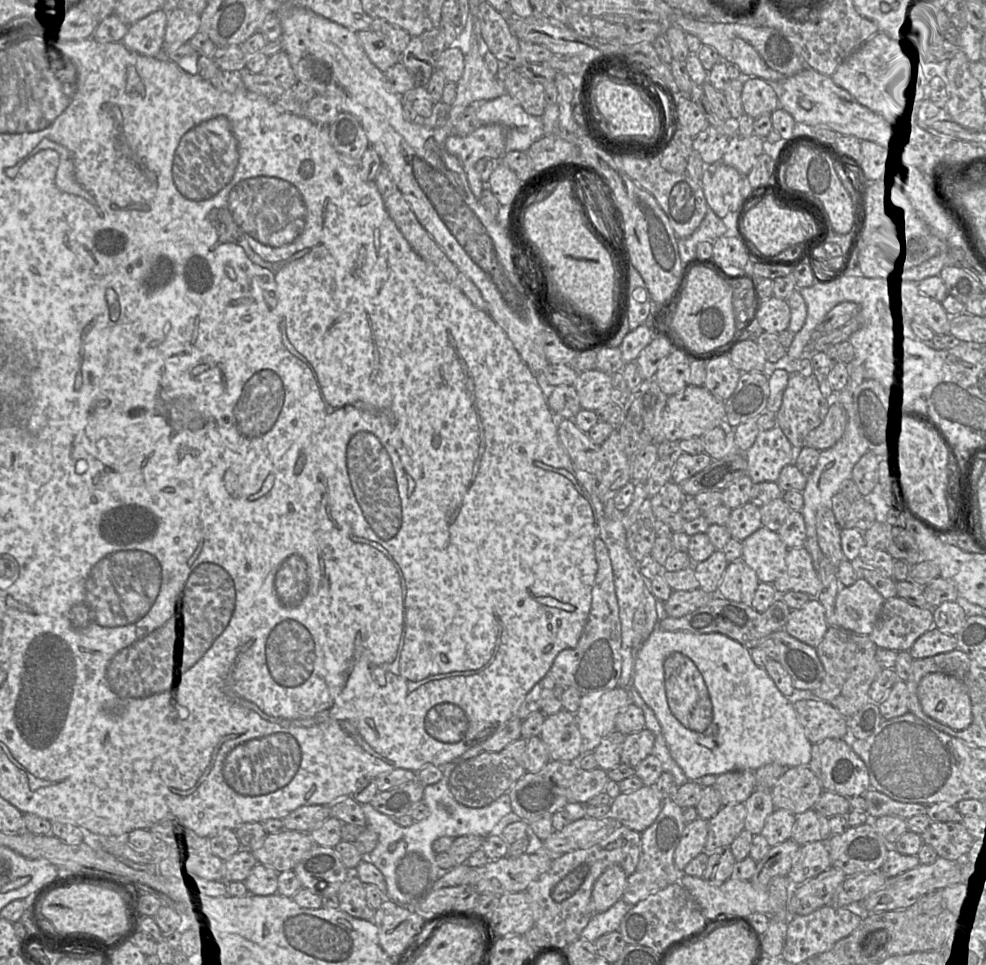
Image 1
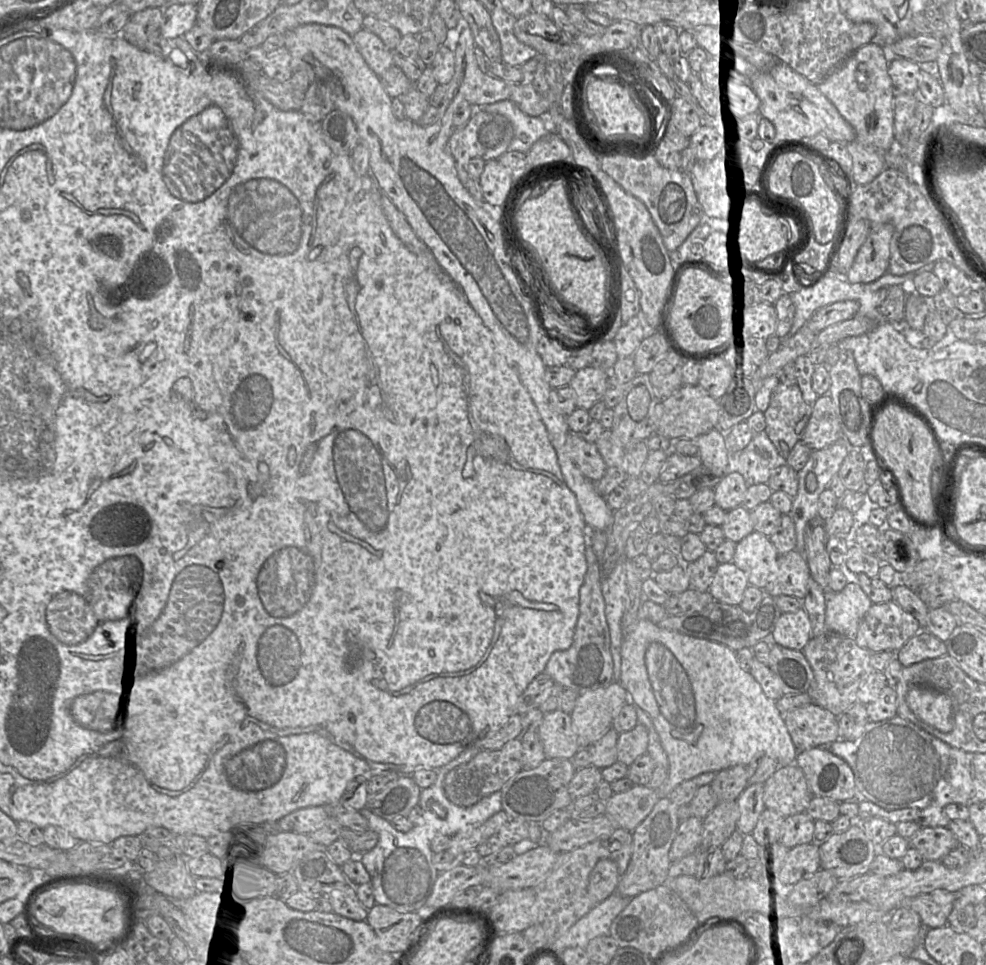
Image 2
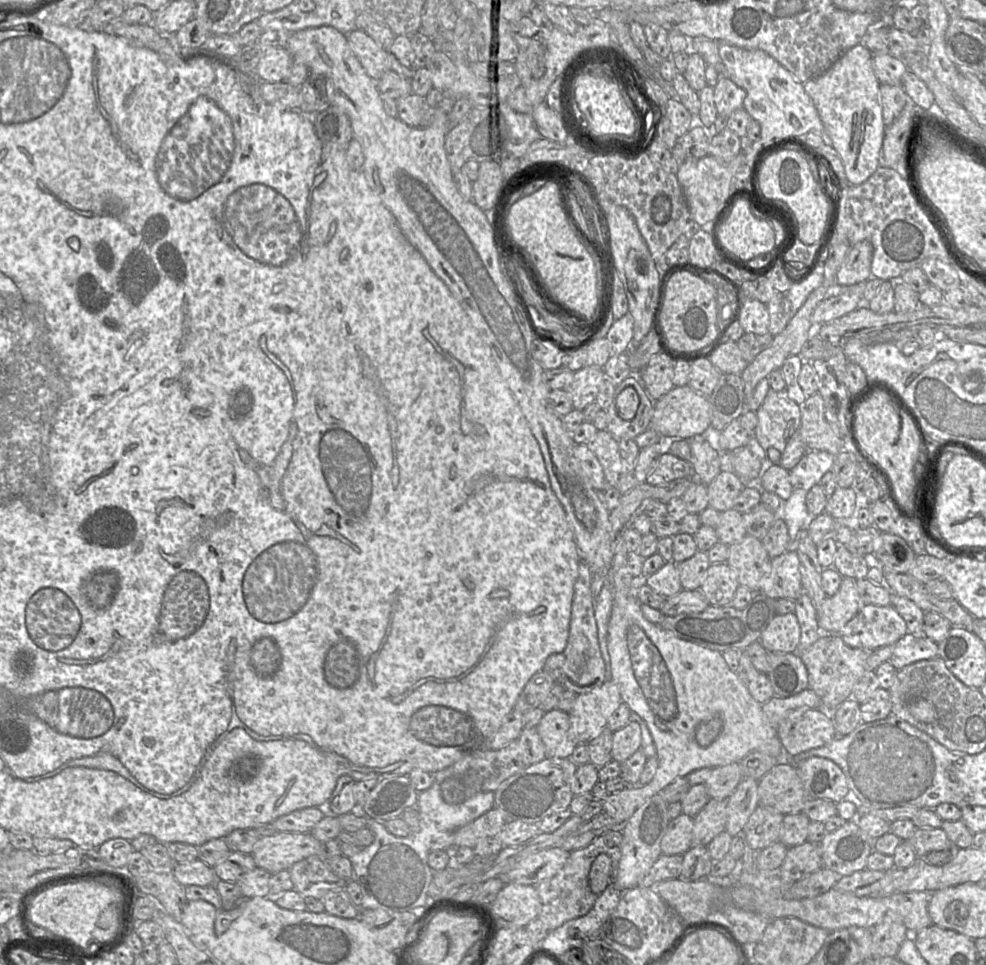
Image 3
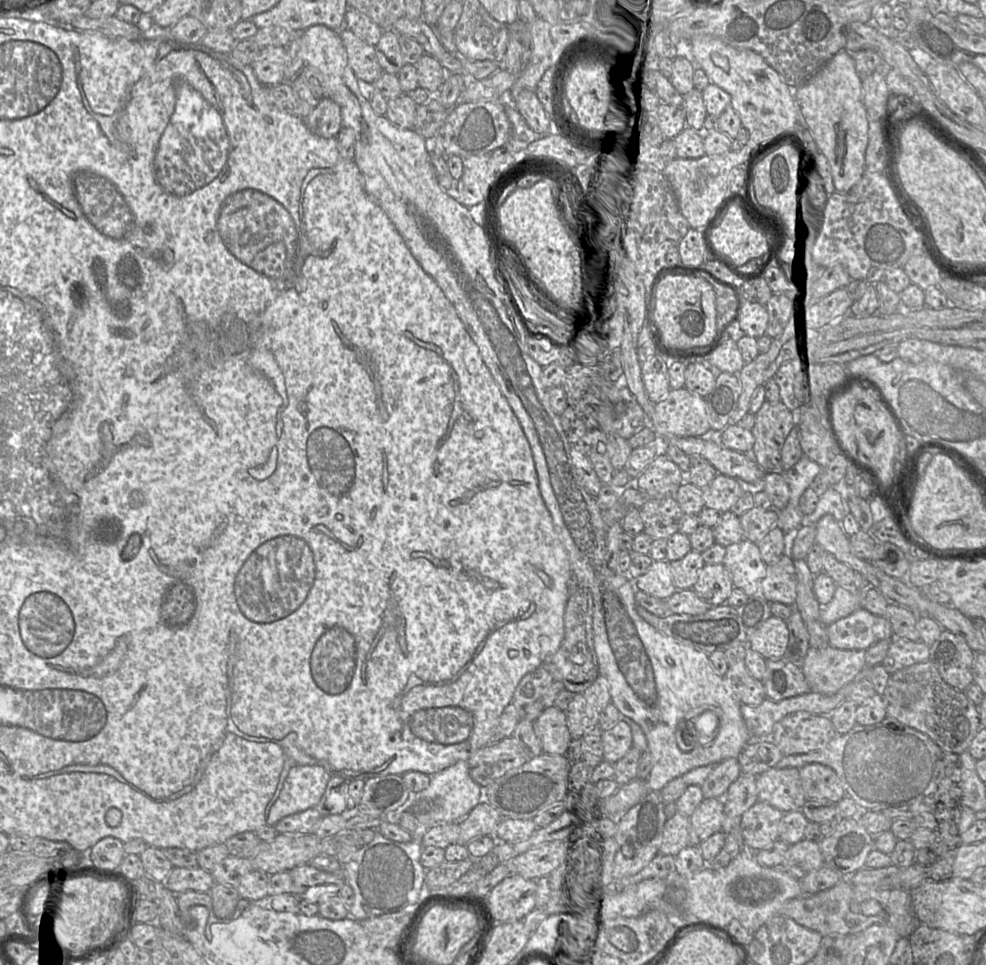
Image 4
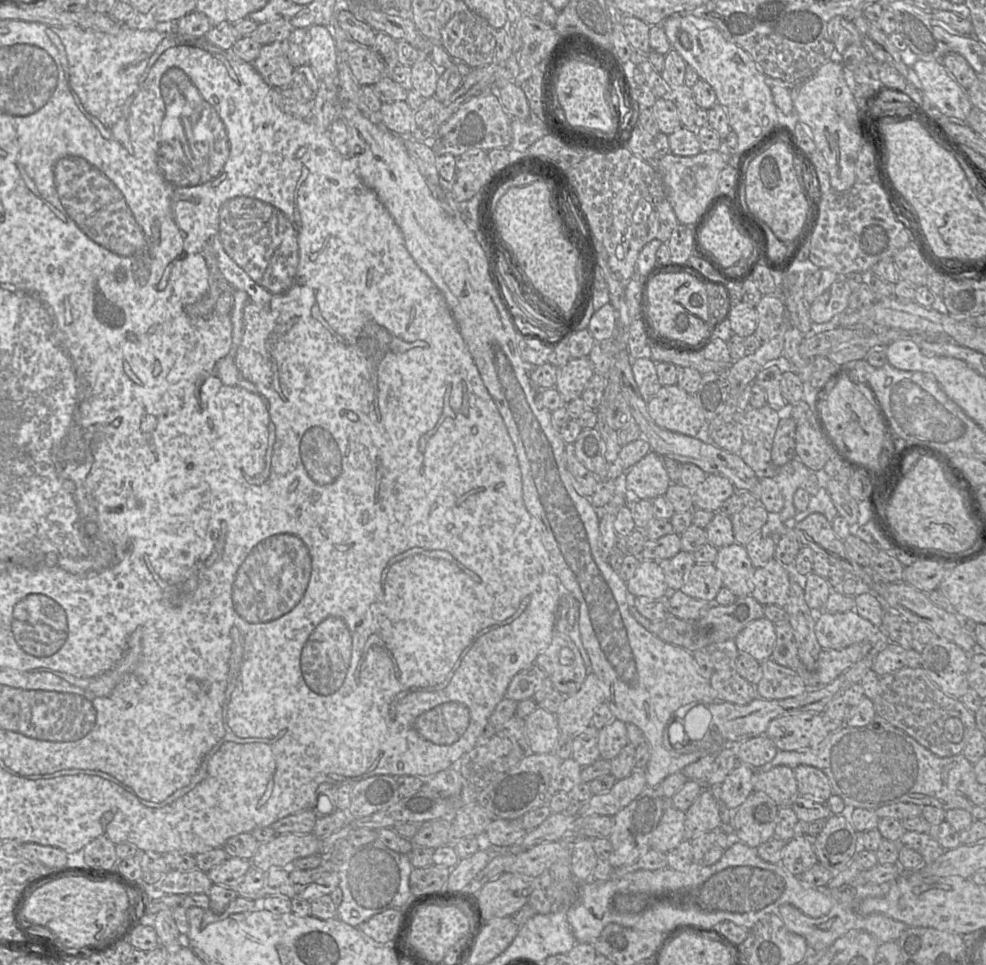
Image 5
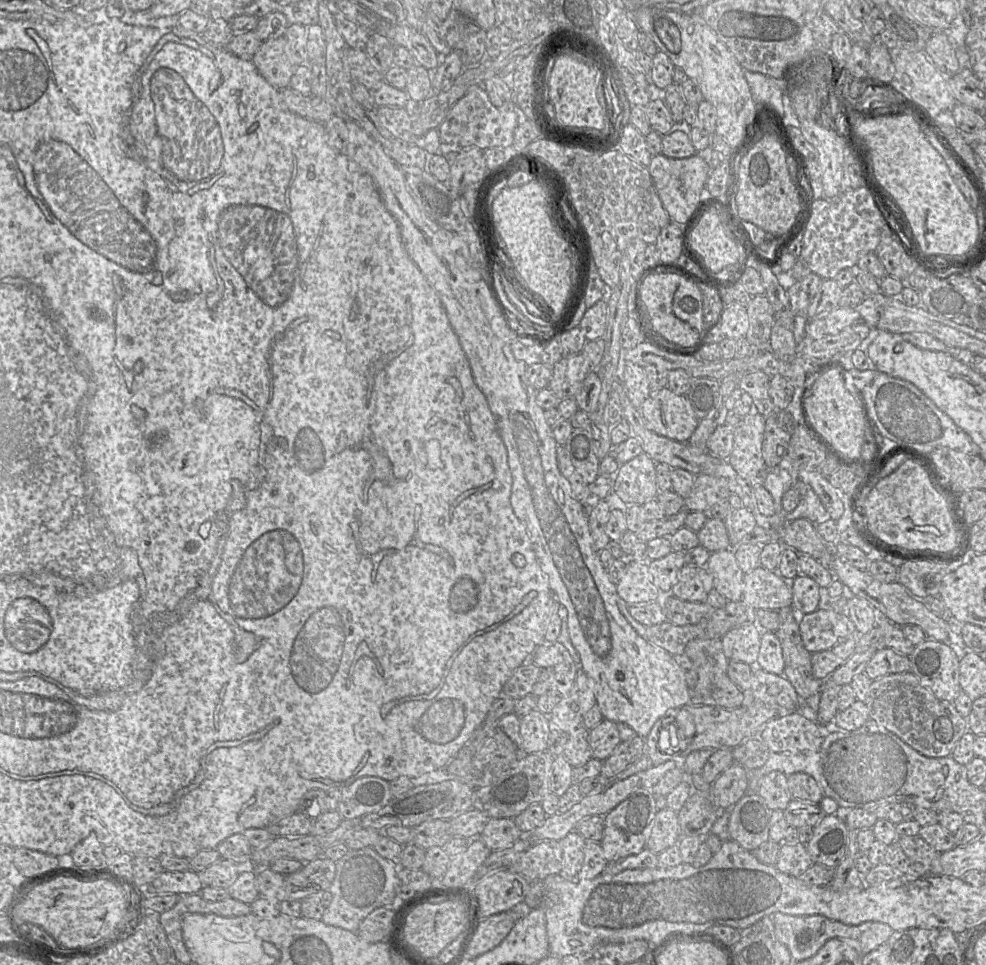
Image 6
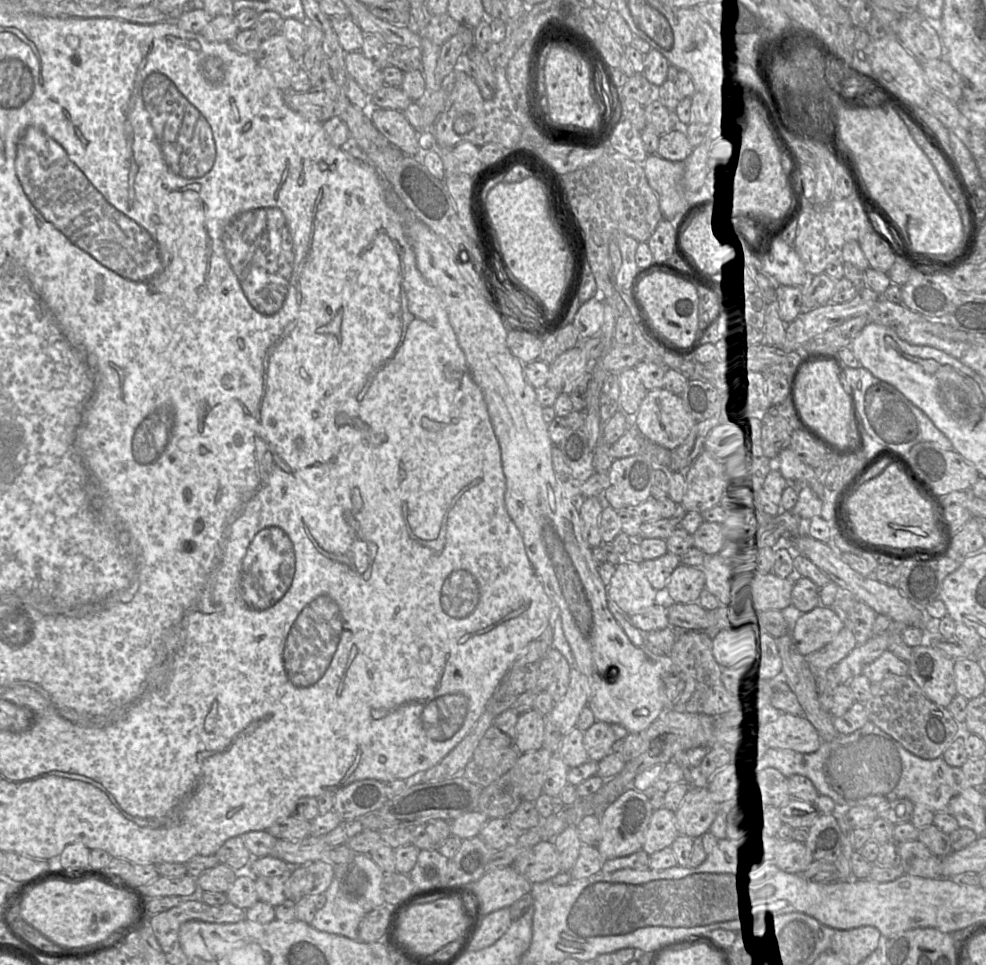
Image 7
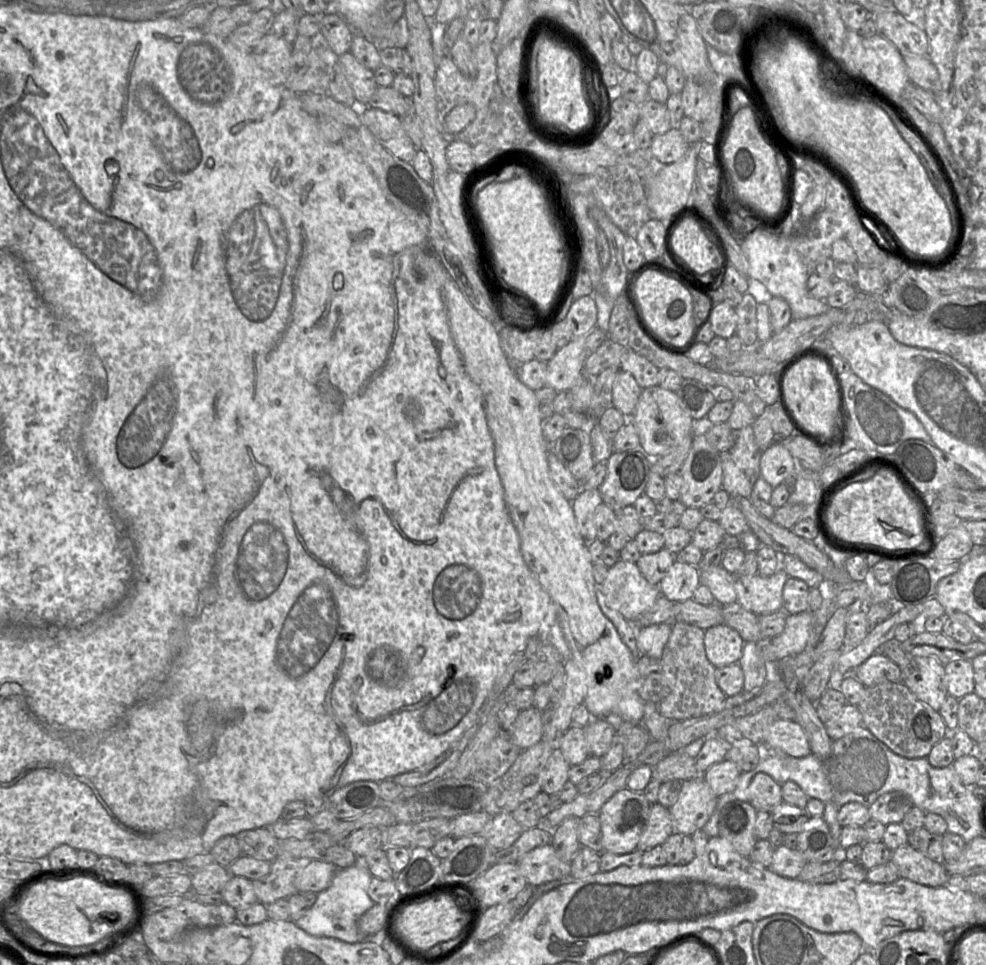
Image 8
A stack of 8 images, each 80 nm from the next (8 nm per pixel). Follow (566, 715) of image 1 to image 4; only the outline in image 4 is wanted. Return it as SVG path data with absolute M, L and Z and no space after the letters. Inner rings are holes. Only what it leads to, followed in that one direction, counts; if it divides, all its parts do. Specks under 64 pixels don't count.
M552 706L545 708L533 722L533 727L545 754L565 755L572 740L566 713Z

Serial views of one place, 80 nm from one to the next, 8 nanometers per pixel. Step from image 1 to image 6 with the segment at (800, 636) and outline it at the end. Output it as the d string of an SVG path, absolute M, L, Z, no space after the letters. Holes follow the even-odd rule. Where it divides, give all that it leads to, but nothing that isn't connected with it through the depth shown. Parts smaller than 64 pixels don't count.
M756 623L741 625L721 638L724 654L729 661L756 663L761 645L761 629Z

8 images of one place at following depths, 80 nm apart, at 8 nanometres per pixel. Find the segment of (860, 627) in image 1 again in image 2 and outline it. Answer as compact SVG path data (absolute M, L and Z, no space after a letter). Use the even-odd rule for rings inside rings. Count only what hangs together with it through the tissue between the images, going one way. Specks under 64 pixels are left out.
M849 581L839 592L826 590L826 630L854 638L861 620L873 605L862 588Z

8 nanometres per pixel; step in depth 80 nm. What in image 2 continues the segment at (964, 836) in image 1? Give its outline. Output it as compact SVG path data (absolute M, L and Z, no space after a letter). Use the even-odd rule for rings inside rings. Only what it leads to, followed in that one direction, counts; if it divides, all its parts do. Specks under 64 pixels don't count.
M921 827L912 838L910 846L915 848L924 860L941 861L949 852L959 846L948 827Z

